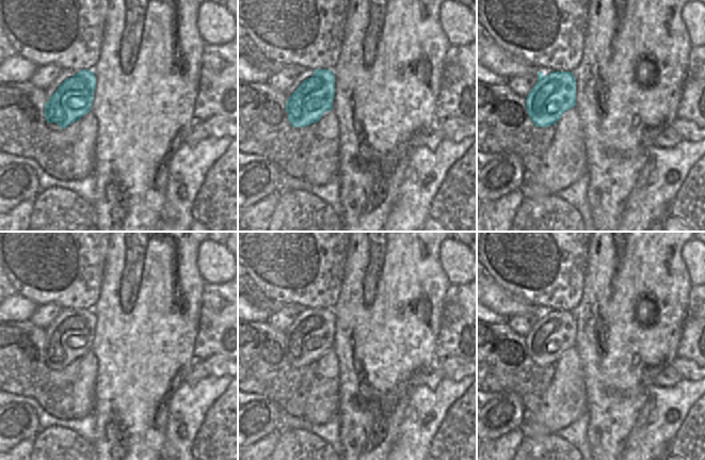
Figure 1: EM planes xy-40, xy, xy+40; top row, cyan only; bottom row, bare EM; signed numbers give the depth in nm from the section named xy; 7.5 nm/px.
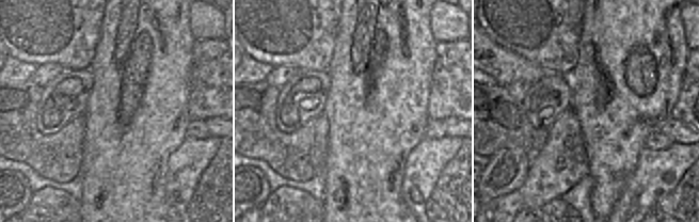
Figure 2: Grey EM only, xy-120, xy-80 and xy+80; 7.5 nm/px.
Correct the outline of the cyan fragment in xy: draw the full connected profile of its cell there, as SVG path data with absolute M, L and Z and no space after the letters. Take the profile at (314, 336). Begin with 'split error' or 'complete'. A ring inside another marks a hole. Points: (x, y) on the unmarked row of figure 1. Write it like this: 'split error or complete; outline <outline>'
split error; outline M304 308L284 332L290 363L306 366L333 349L335 314L330 308Z

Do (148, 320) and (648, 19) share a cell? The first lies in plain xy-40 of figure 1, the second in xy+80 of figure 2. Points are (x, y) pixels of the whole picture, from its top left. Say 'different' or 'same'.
same

